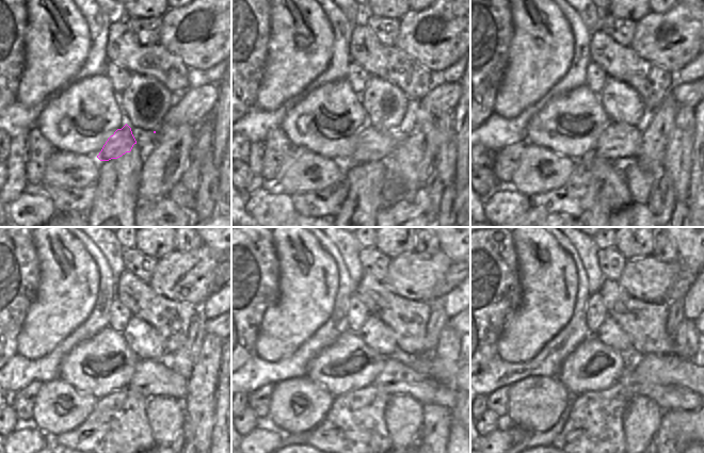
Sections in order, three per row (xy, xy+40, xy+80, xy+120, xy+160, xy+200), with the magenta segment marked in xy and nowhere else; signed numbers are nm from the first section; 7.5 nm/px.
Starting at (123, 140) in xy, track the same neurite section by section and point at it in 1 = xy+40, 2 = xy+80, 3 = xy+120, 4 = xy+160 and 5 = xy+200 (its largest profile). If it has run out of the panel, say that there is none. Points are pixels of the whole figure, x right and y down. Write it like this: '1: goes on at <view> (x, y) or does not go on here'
1: goes on at xy+40 (371, 144)
2: goes on at xy+80 (619, 142)
3: goes on at xy+120 (152, 377)
4: goes on at xy+160 (396, 378)
5: goes on at xy+200 (668, 397)

